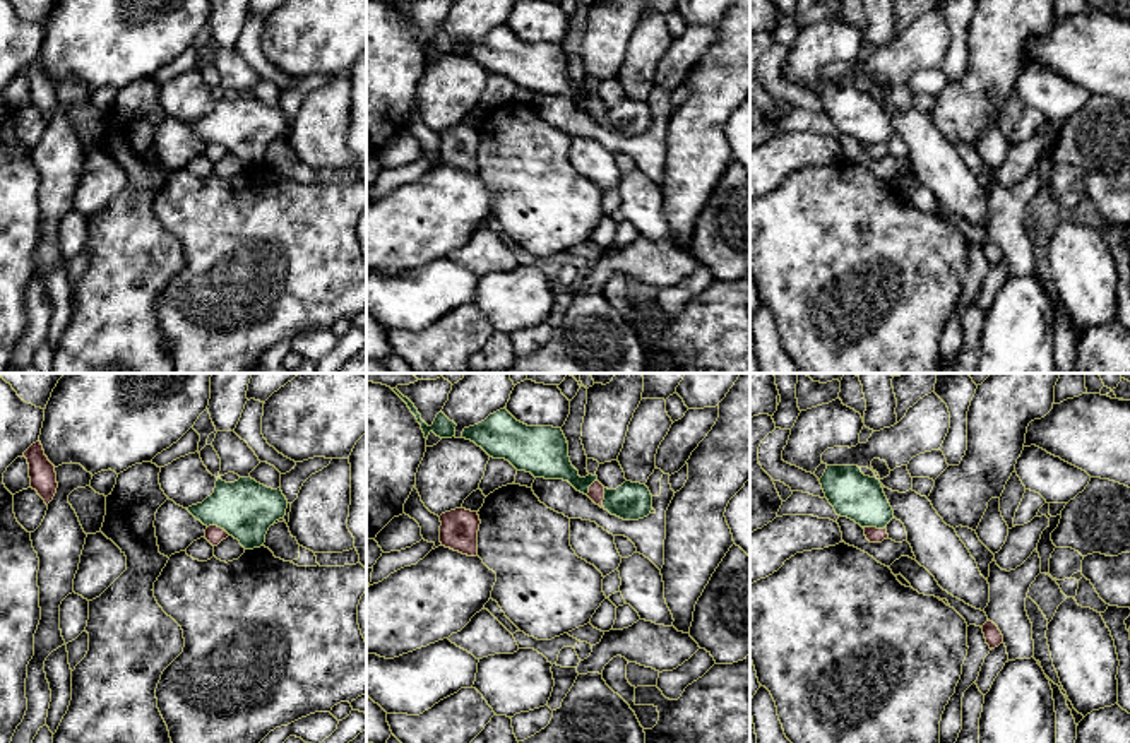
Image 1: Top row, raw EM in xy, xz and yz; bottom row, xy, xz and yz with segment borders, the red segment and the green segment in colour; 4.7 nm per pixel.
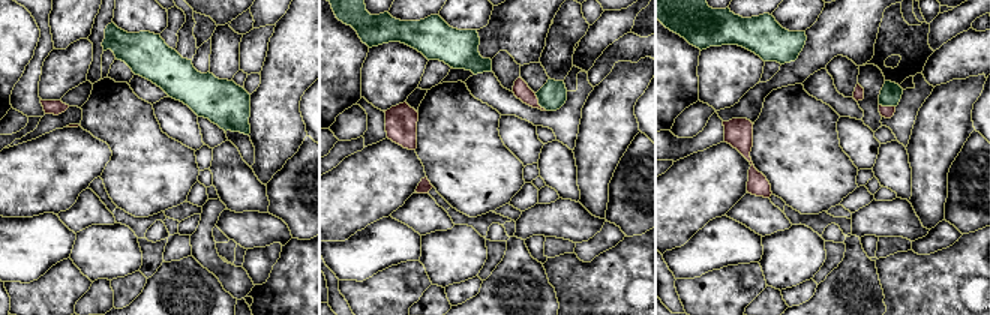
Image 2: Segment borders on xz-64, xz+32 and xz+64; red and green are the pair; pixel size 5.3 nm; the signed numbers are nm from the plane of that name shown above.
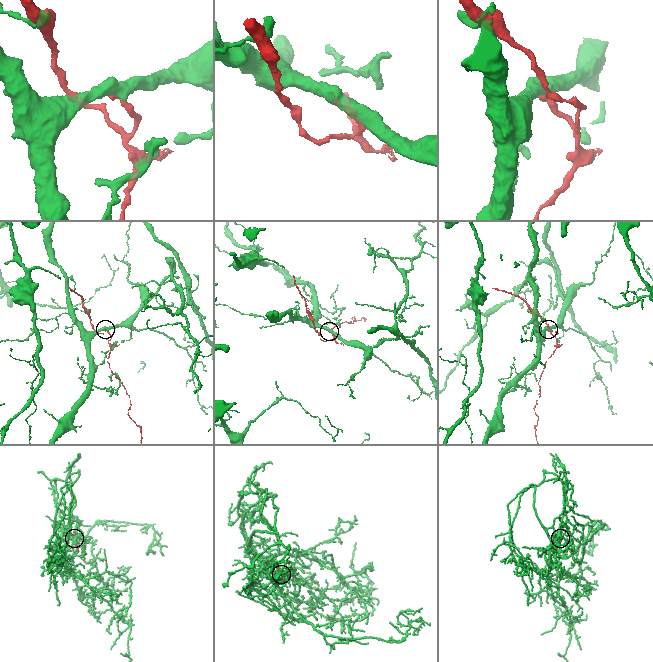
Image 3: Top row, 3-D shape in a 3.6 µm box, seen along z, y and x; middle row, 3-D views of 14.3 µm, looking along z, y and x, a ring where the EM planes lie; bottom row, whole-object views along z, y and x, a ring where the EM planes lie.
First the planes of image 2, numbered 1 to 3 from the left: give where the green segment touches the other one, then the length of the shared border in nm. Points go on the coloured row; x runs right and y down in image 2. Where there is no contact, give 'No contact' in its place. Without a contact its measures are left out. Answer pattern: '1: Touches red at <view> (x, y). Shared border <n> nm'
1: No contact
2: Touches red at xz+32 (537, 102). Shared border 120 nm
3: Touches red at xz+64 (887, 107). Shared border 90 nm

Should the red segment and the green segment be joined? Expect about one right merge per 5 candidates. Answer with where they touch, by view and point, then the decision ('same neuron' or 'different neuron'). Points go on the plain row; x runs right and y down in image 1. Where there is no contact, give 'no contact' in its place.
xy (220, 144) | different neuron

